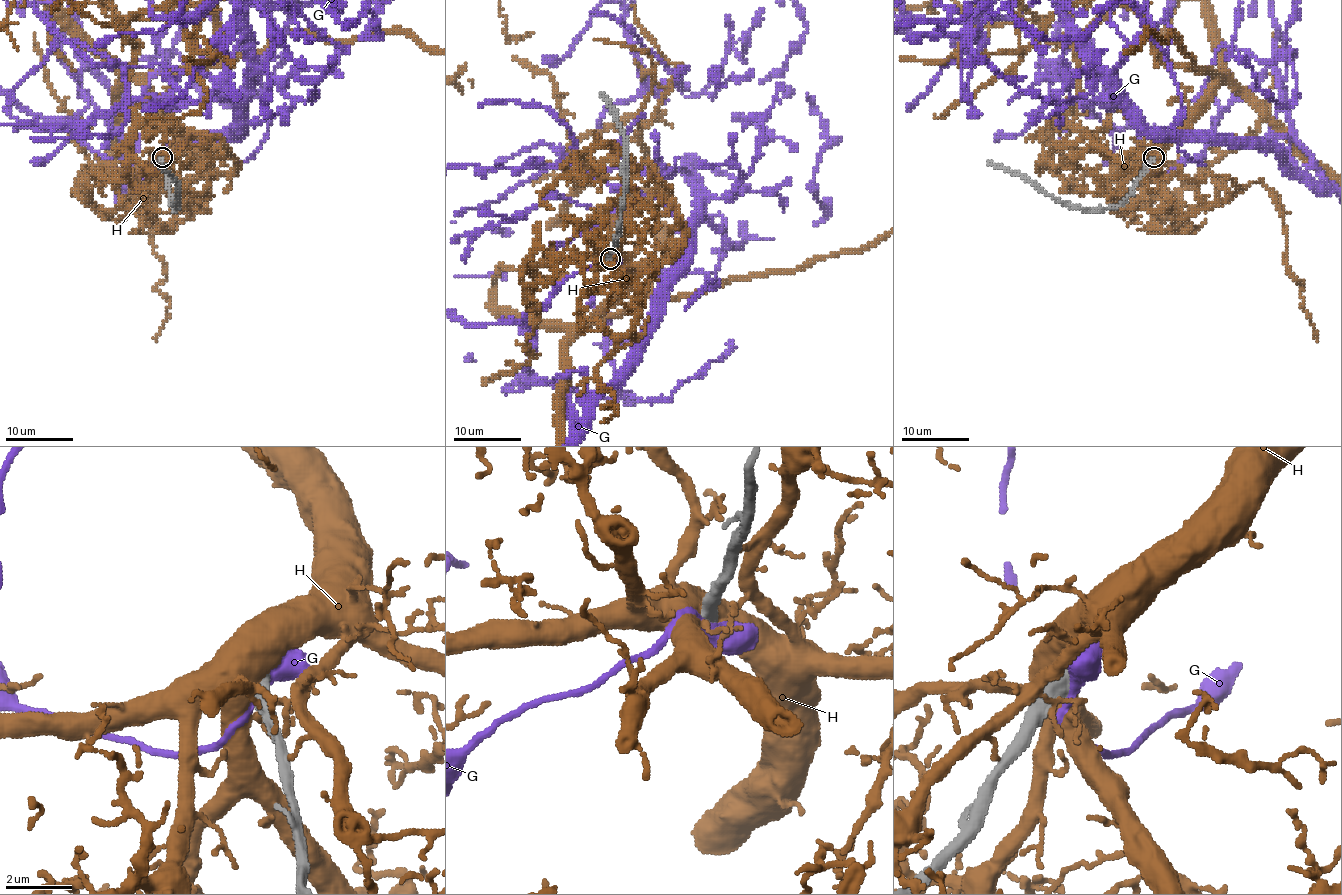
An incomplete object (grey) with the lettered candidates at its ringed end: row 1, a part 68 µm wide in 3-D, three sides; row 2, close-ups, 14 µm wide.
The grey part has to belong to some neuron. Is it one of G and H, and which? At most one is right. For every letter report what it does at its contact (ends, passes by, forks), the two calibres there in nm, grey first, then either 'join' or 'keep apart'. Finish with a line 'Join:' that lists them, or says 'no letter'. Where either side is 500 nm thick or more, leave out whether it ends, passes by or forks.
G: calibres 500 and 460 nm; keep apart
H: calibres 550 and 750 nm; keep apart
Join: no letter

